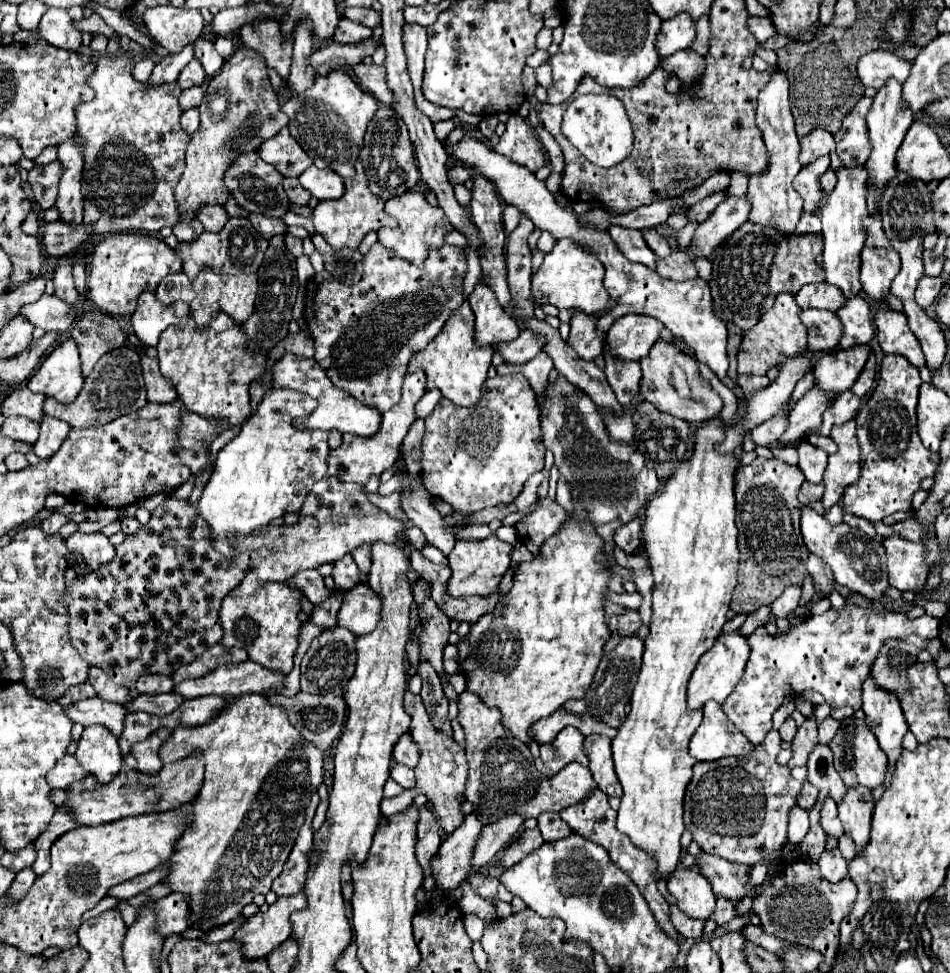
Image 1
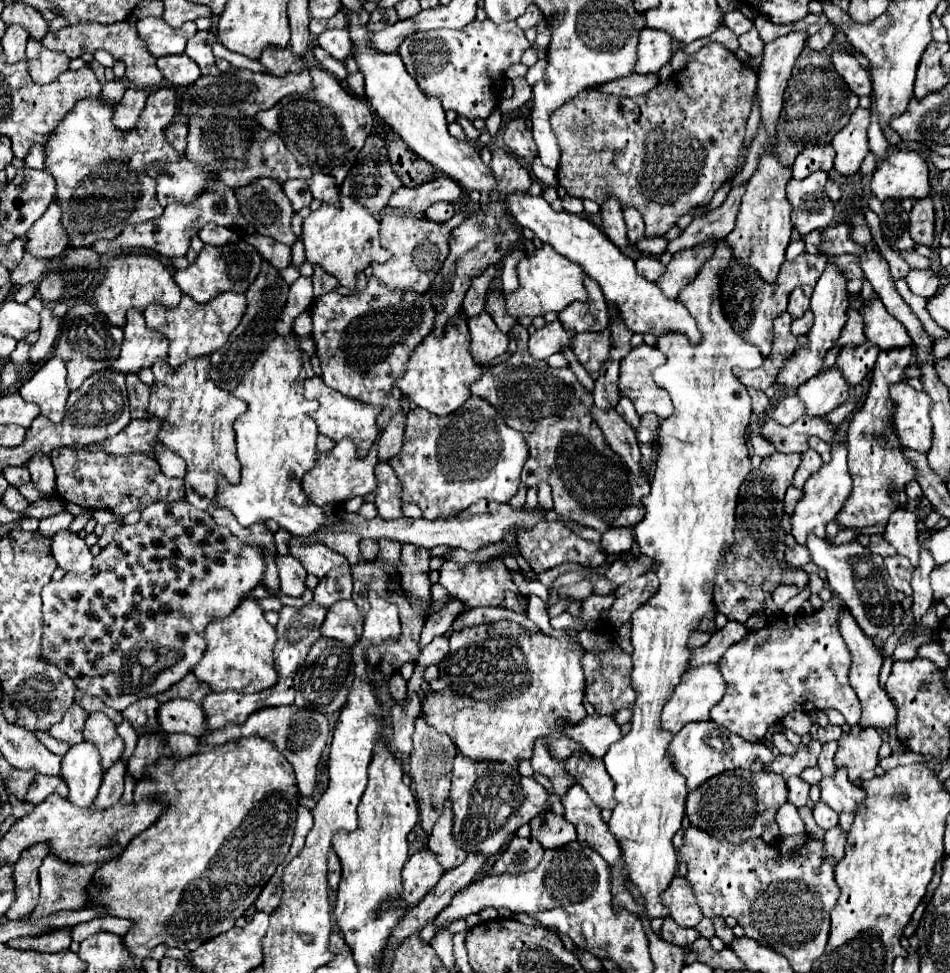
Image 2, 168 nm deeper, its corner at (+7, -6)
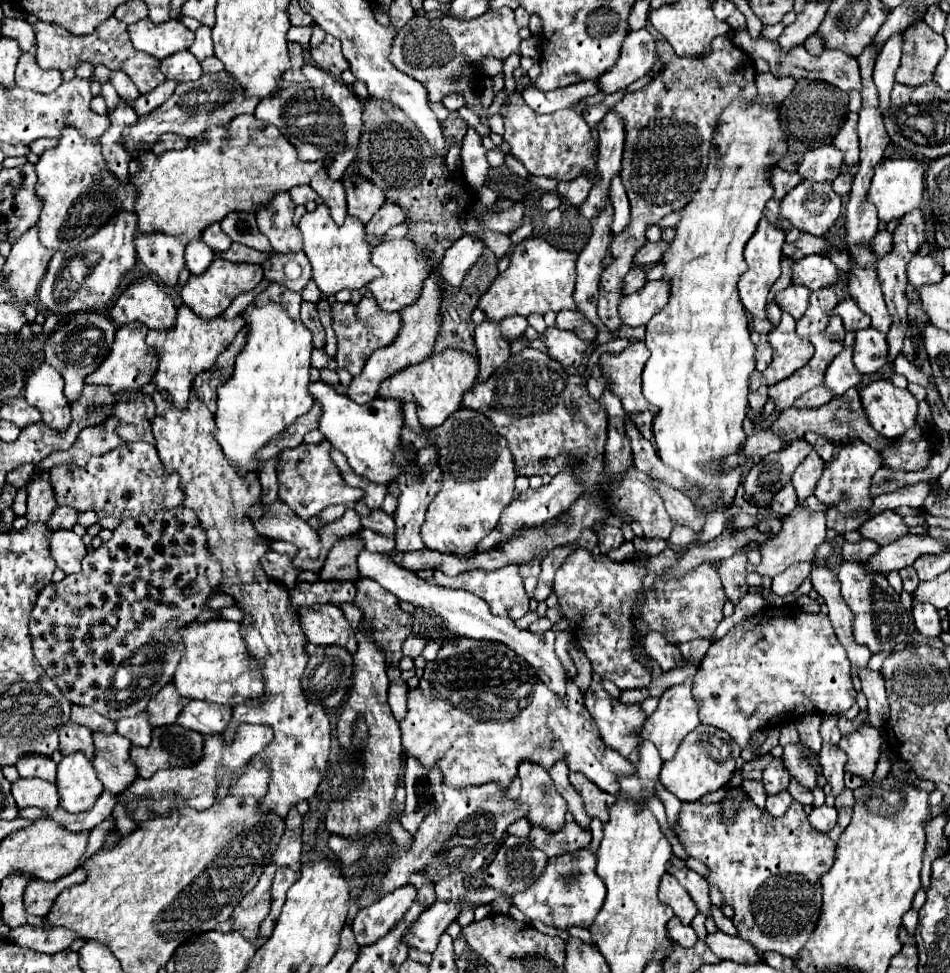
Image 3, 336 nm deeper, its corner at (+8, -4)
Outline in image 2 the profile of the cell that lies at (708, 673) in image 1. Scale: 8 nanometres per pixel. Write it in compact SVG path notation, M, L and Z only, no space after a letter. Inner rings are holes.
M703 664L703 666L689 668L689 672L685 672L681 684L673 692L671 700L663 708L661 726L675 734L691 720L709 720L711 708L721 700L723 694L725 694L725 680L721 676L721 670L717 668L717 664Z

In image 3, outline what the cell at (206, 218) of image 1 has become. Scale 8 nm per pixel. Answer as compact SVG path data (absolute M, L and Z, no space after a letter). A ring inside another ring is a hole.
M210 224L210 226L204 230L202 240L204 240L214 252L224 252L224 250L228 250L230 244L232 244L232 240L220 230L218 224Z

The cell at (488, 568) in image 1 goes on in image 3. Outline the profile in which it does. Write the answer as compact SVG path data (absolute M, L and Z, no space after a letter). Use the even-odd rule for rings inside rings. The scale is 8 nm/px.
M512 564L512 566L504 566L500 570L494 570L494 572L486 572L486 570L470 570L470 572L464 572L456 578L448 578L444 574L440 574L438 570L434 572L434 578L440 586L448 586L448 588L464 588L476 596L480 596L492 610L492 614L498 614L498 616L508 616L512 620L518 620L522 618L526 612L528 612L528 602L530 602L530 596L526 594L524 590L524 582L518 574L518 566Z

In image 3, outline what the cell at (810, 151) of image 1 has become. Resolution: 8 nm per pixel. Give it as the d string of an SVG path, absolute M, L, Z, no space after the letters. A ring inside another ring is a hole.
M832 144L814 148L804 154L798 174L810 182L832 182L842 168L842 154Z

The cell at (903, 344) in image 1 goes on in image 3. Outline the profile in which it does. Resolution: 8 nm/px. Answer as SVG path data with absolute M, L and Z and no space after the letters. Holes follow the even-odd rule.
M850 258L850 274L848 274L848 292L858 302L858 306L870 314L872 328L886 332L892 324L888 308L884 304L884 296L880 290L880 282L876 278L874 266L856 266Z

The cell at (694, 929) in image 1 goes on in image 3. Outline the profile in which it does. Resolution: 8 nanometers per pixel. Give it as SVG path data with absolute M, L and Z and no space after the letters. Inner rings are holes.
M672 918L670 922L668 922L668 938L672 940L672 942L676 942L676 944L680 944L680 946L684 946L684 948L690 948L690 946L694 946L696 944L696 932L694 932L694 928L692 926L686 926L686 924L682 924L680 922L680 918Z

